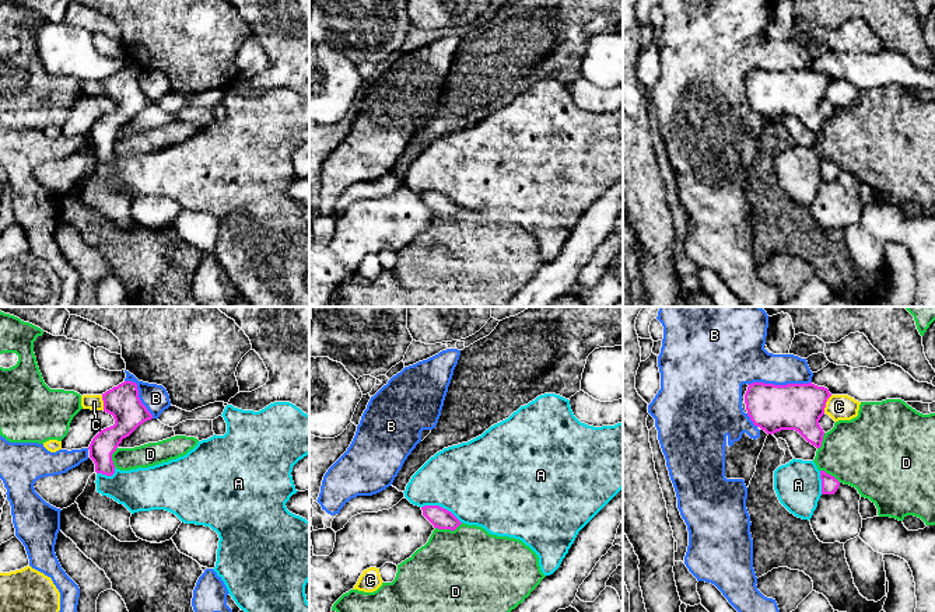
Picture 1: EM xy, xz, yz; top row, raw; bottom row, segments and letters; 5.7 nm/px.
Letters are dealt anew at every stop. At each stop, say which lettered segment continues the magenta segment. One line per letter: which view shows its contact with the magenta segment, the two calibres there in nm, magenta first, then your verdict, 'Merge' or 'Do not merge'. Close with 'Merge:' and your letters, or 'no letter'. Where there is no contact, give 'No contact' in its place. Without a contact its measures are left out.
A: Touches magenta in xz. Thickness 120 nm (magenta) against 460 nm. Do not merge
B: Touches magenta in yz. Thickness 280 nm (magenta) against 280 nm. Do not merge
C: Touches magenta in yz. Thickness 280 nm (magenta) against 140 nm. Do not merge
D: Touches magenta in xz. Thickness 120 nm (magenta) against 460 nm. Do not merge
Merge: no letter

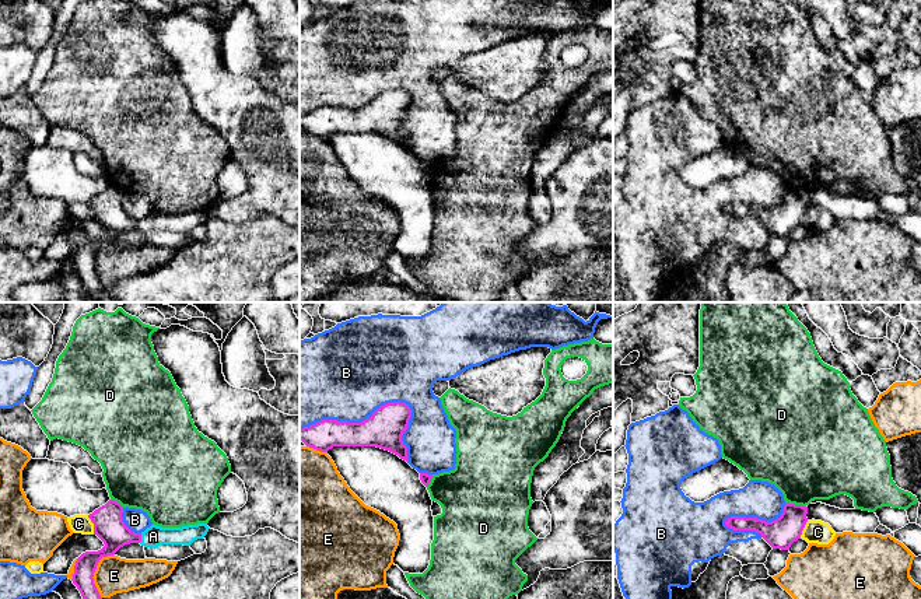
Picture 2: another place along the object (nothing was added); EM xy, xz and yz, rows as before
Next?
A: Touches magenta in xy. Thickness 180 nm (magenta) against 120 nm. Merge
B: Touches magenta in xz. Thickness 220 nm (magenta) against 500 nm. Do not merge
C: Touches magenta in xy. Thickness 180 nm (magenta) against 110 nm. Do not merge
D: Touches magenta in yz. Thickness 170 nm (magenta) against 440 nm. Do not merge
E: Touches magenta in xy. Thickness 160 nm (magenta) against 220 nm. Do not merge
Merge: A

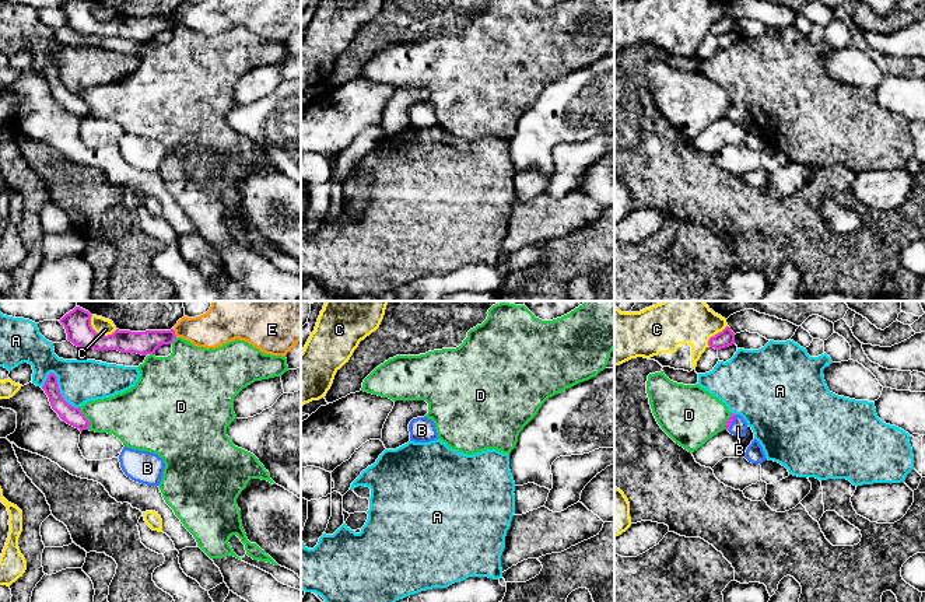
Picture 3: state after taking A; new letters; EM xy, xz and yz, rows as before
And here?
A: Touches magenta in xy. Thickness 110 nm (magenta) against 260 nm. Do not merge
B: Touches magenta in yz. Thickness 40 nm (magenta) against 90 nm. Merge
C: Touches magenta in xy. Thickness 150 nm (magenta) against 100 nm. Do not merge
D: Touches magenta in xy. Thickness 110 nm (magenta) against 280 nm. Do not merge
E: Touches magenta in xy. Thickness 130 nm (magenta) against 200 nm. Do not merge
Merge: B

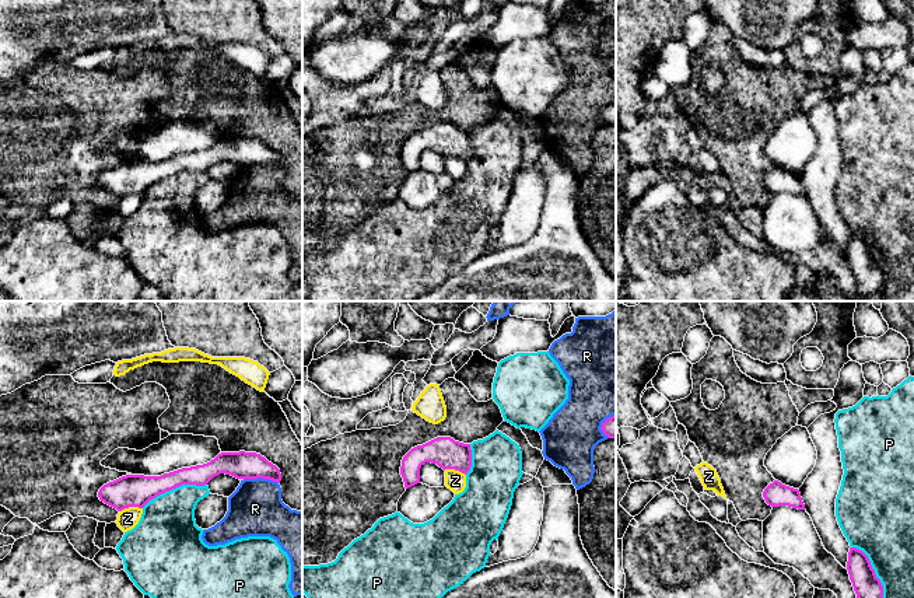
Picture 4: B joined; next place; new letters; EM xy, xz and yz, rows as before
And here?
P: Touches magenta in xy. Thickness 190 nm (magenta) against 340 nm. Do not merge
R: Touches magenta in xy. Thickness 160 nm (magenta) against 320 nm. Do not merge
Z: Touches magenta in xy. Thickness 190 nm (magenta) against 120 nm. Do not merge
Merge: no letter

